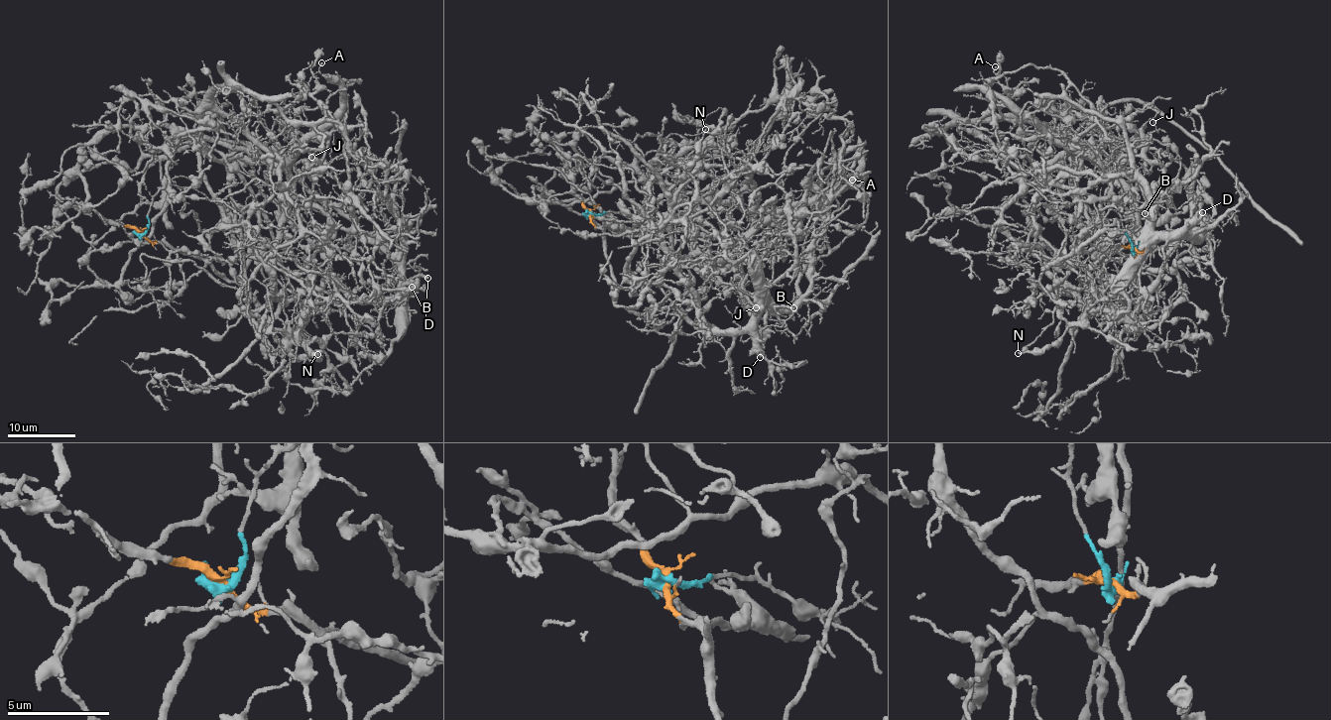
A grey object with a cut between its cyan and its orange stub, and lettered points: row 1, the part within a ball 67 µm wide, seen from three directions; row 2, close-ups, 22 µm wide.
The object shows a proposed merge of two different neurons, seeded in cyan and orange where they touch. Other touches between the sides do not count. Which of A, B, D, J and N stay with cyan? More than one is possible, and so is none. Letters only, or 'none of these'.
A, N

